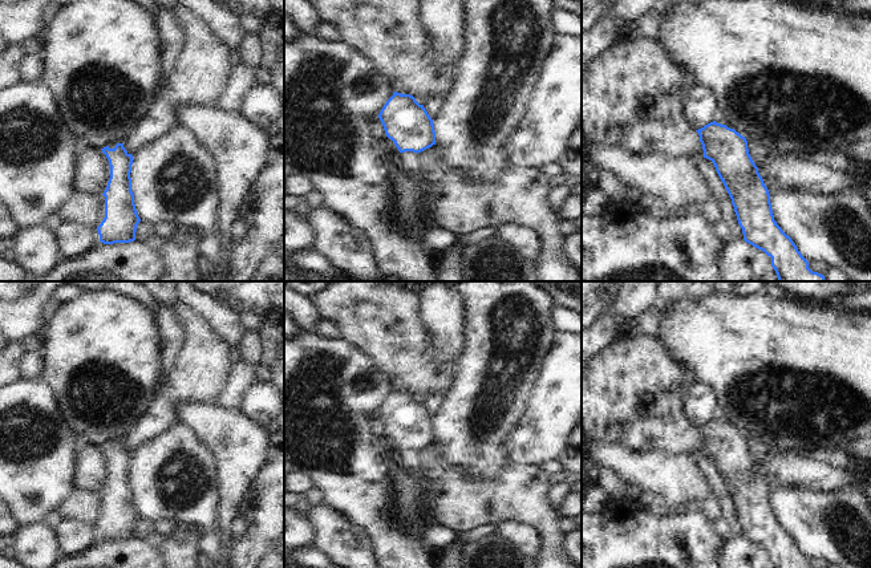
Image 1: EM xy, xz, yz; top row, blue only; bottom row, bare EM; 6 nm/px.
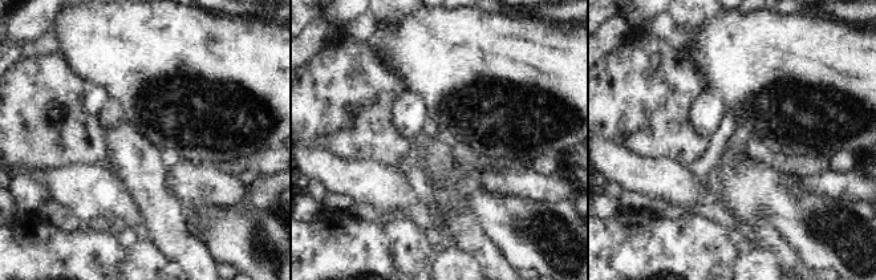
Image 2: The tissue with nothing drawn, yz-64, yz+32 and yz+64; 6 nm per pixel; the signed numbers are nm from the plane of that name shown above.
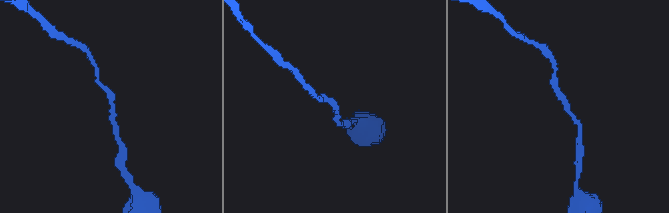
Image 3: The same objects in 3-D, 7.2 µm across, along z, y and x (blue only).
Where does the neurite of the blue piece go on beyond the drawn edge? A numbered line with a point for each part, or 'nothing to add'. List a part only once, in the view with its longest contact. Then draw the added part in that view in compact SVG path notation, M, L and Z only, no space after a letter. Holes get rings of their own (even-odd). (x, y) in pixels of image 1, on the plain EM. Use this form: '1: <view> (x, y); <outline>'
nothing to add

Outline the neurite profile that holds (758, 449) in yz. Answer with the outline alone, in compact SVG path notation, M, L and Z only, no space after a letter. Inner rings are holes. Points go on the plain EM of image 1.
M748 438L748 446L753 459L758 466L762 464L765 455L771 451L765 442L754 438Z

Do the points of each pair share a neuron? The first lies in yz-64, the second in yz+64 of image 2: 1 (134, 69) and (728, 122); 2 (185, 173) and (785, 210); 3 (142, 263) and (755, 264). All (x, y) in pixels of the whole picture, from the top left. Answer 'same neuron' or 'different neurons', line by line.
1: different neurons
2: different neurons
3: same neuron

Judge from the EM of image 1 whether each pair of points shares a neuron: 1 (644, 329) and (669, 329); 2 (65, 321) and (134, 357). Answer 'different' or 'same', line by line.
1: different
2: same

